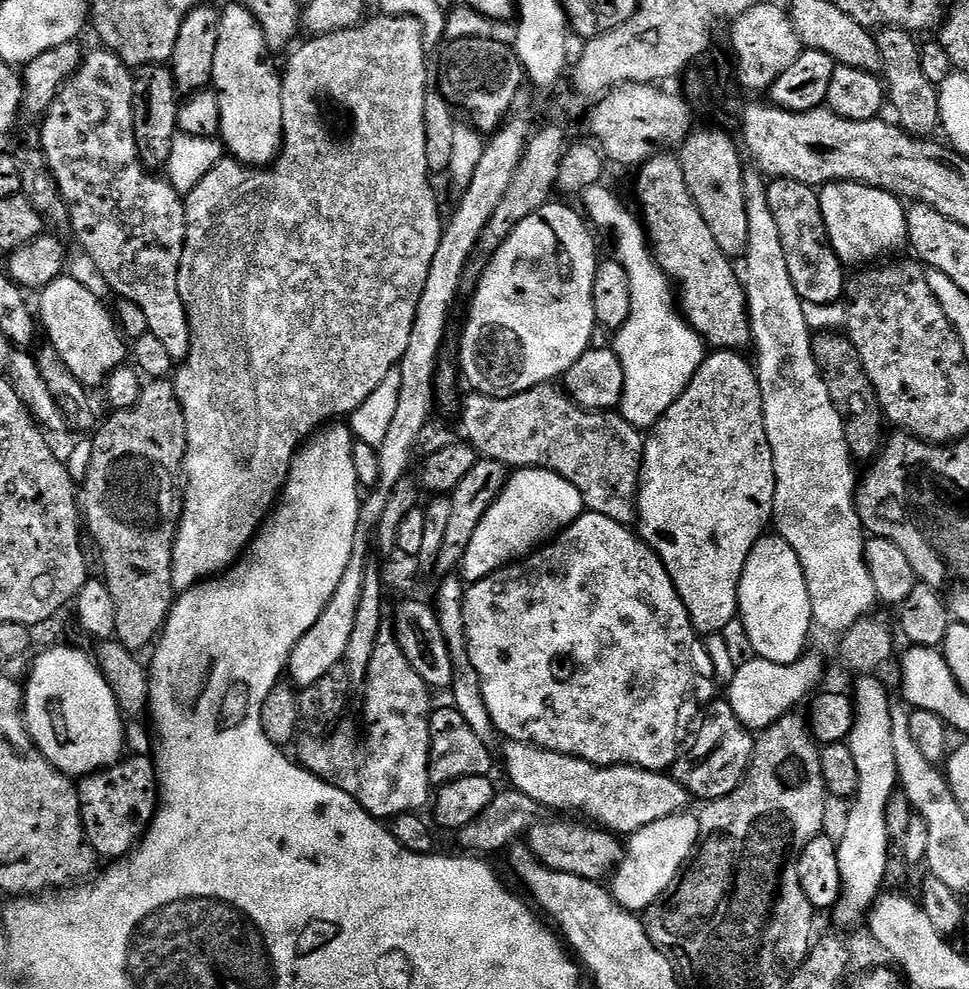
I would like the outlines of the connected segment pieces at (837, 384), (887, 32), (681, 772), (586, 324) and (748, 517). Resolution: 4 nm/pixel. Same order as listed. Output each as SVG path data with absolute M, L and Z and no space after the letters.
M843 331L816 332L812 337L814 362L820 371L822 381L830 392L830 398L841 415L846 442L852 451L853 461L871 462L880 454L886 440L886 417L880 409L878 394L862 366L862 358L854 342Z
M885 28L875 33L876 45L880 51L882 65L882 79L886 85L886 100L896 111L895 119L899 127L910 136L928 138L932 131L941 127L940 123L940 93L937 85L926 78L922 70L920 44L911 32L904 32L900 28Z
M720 698L712 708L712 717L704 725L699 725L694 736L695 742L692 752L685 751L672 763L672 779L677 780L688 791L689 797L696 799L697 796L700 802L729 796L744 781L748 763L752 760L753 733L738 720L727 699Z
M556 203L544 204L542 210L534 210L534 214L530 214L530 218L522 218L522 222L514 230L514 234L510 234L510 238L494 254L492 263L489 264L484 275L475 285L476 297L473 298L472 309L468 312L469 320L464 324L464 338L460 342L460 360L458 359L458 368L462 373L463 383L465 380L472 392L480 392L483 396L489 396L490 398L510 398L514 394L522 394L539 384L555 381L555 376L556 379L563 377L564 373L570 370L582 358L584 352L589 349L591 332L598 327L594 318L594 302L592 301L594 274L598 263L596 240L592 237L593 229L589 227L585 217L577 209L576 213L574 209Z
M716 350L705 359L704 365L696 371L694 378L684 391L666 410L663 418L647 433L644 441L644 461L640 467L640 489L636 495L636 519L638 521L638 535L646 541L654 554L666 566L682 602L686 606L688 616L692 620L692 626L697 633L723 633L727 624L738 616L739 609L739 582L742 578L743 567L746 566L747 556L751 552L757 540L765 535L764 527L773 523L772 507L774 506L774 494L776 493L776 475L774 474L774 458L766 438L766 426L763 418L762 394L759 388L757 369L751 363L743 360L741 353L736 350Z

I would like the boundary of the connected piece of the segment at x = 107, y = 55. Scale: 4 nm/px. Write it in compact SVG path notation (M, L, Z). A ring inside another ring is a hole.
M96 46L96 49L85 55L80 68L73 74L67 82L61 86L59 94L54 98L54 102L48 107L48 111L42 117L44 125L40 128L40 142L38 148L44 153L45 162L48 163L49 173L57 184L57 190L61 198L68 206L70 222L75 239L80 239L80 244L84 247L86 255L92 259L94 267L100 271L100 276L109 284L116 288L120 296L125 296L138 311L144 315L144 320L148 323L147 331L152 333L155 338L166 346L166 351L174 362L183 362L187 360L188 353L192 350L190 334L192 331L188 328L188 315L184 309L184 303L178 290L178 274L180 273L180 263L184 253L184 243L186 242L186 214L184 213L184 200L176 191L174 186L163 175L153 174L144 167L138 154L138 146L134 138L134 86L136 85L136 76L133 69L129 68L108 48Z

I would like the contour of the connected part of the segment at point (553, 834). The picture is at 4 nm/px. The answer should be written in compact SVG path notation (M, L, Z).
M568 818L545 819L534 825L526 833L526 843L530 851L550 870L581 876L587 880L603 881L620 863L622 844L613 833L599 827L584 824L571 824Z

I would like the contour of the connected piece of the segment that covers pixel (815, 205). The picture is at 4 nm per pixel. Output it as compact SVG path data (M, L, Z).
M776 178L768 184L770 208L778 222L790 279L805 304L839 304L846 296L846 267L835 253L823 222L820 193L813 185Z

